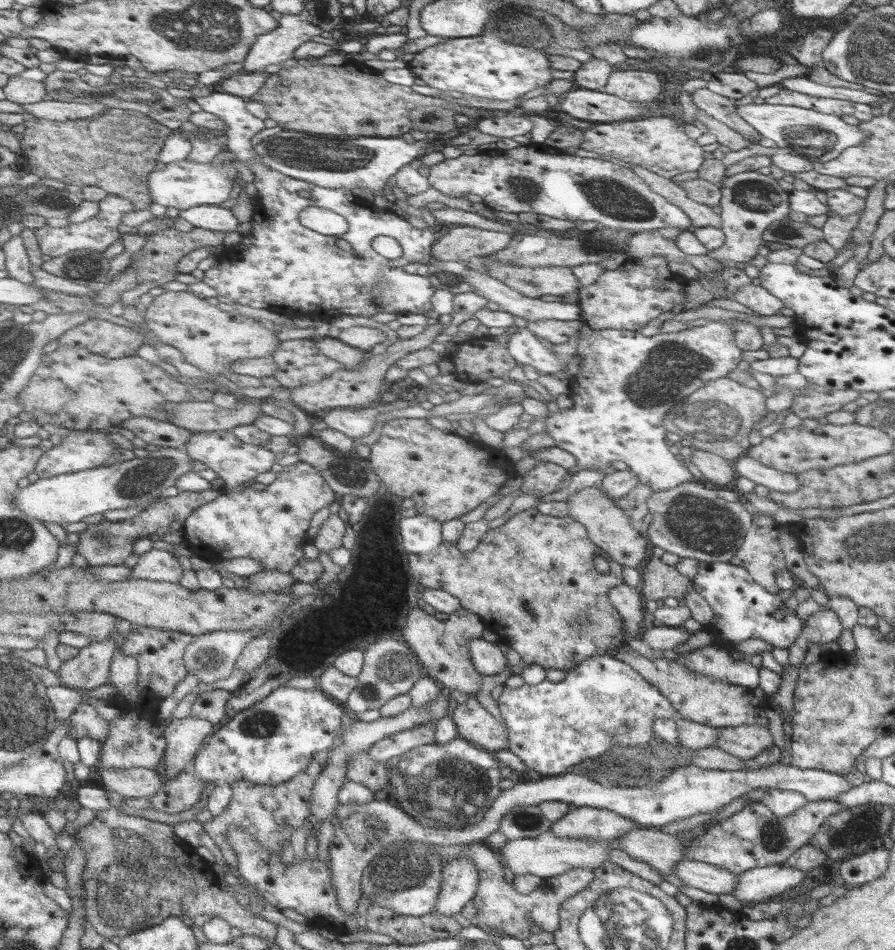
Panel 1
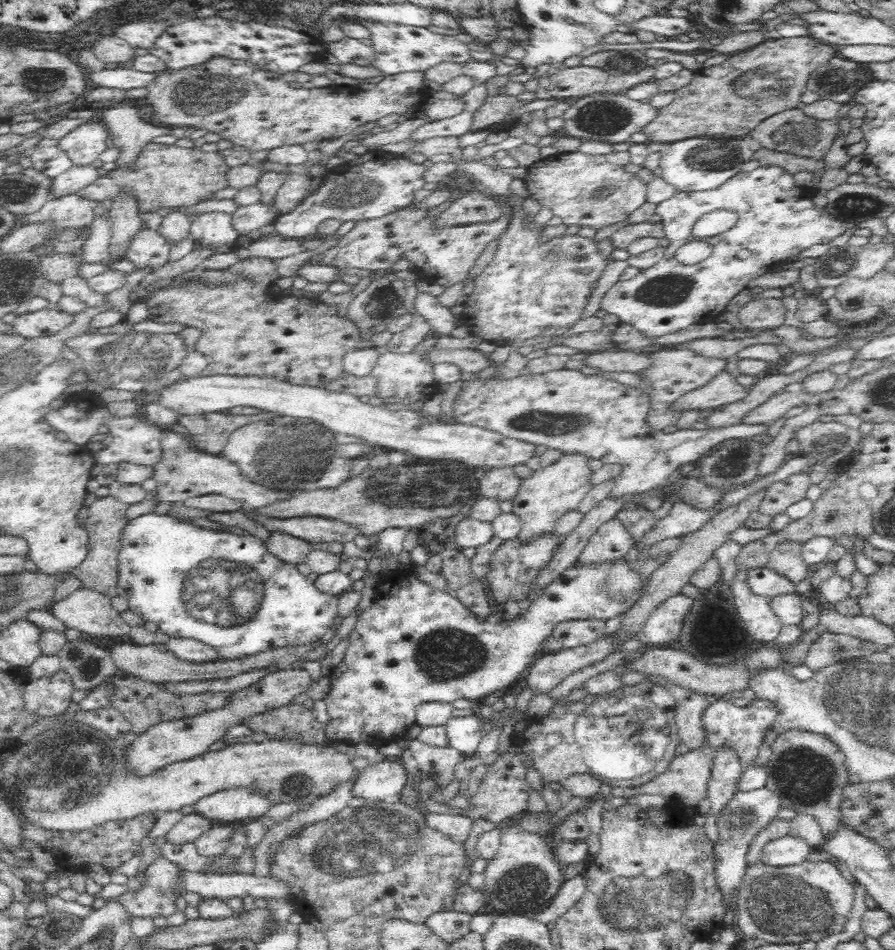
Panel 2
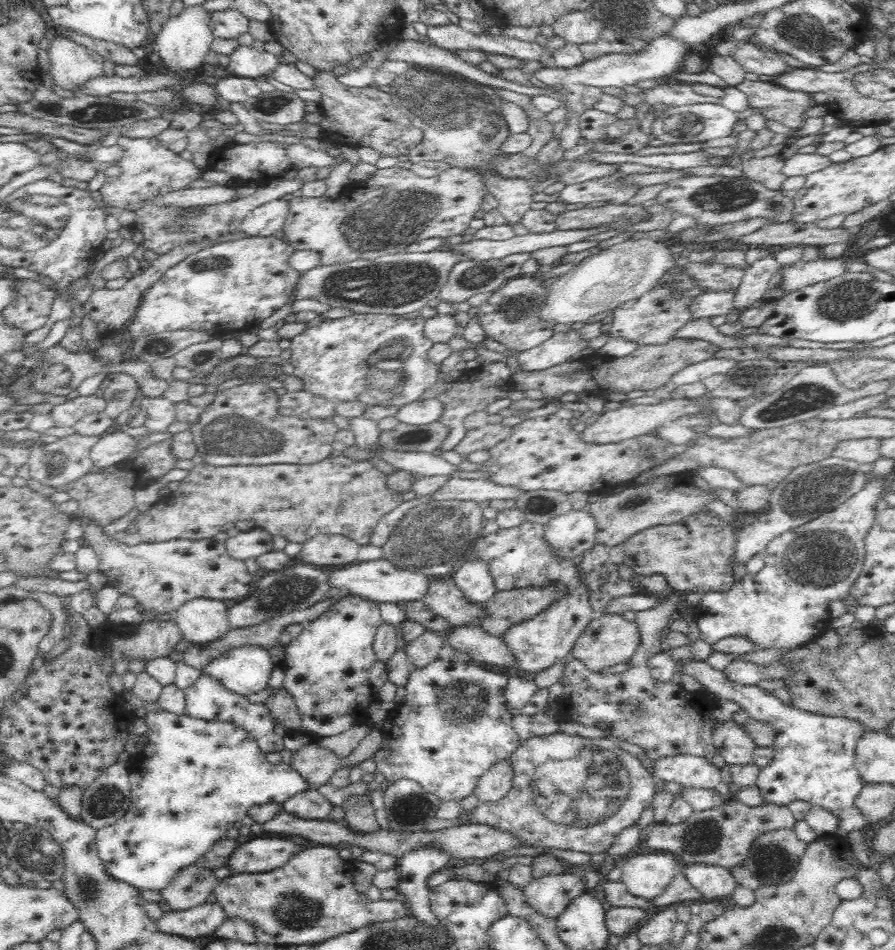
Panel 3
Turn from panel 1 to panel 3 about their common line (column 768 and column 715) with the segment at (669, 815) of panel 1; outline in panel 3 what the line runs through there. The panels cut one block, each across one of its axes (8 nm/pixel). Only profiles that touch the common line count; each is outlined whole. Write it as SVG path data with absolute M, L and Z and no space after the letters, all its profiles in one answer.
M680 754L660 758L652 763L653 777L664 782L702 790L715 789L721 783L721 770L698 756Z

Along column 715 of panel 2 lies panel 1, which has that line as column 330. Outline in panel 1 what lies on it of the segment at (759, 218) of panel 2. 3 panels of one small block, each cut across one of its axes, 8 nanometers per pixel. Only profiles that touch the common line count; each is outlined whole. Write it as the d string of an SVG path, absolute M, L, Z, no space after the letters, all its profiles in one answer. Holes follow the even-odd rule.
M214 91L206 97L192 98L200 104L203 112L217 115L220 120L226 122L226 129L223 133L227 135L228 151L235 154L235 159L240 160L244 165L252 170L255 178L253 183L259 194L259 201L255 204L253 216L250 220L252 234L250 237L244 237L242 242L230 248L228 257L228 248L224 250L226 262L215 264L210 270L206 270L204 280L213 289L218 290L219 296L228 296L230 300L252 306L256 309L270 309L274 306L282 308L295 309L303 318L310 316L314 321L320 318L328 322L330 318L337 315L350 315L357 317L369 318L374 314L393 313L393 314L421 314L433 310L431 298L435 292L434 286L428 279L419 275L410 275L402 270L402 267L410 262L420 262L428 265L432 261L433 244L438 239L438 235L432 231L432 228L418 229L414 227L410 220L398 216L398 212L387 209L379 209L369 200L355 196L354 192L348 188L322 188L304 180L296 180L290 176L284 176L282 172L274 172L266 168L264 164L258 162L258 154L254 152L251 144L251 137L258 134L264 128L264 121L254 117L247 109L247 99L243 99L222 91ZM299 190L307 190L310 198L299 196ZM308 206L326 208L343 216L348 224L348 232L345 232L341 240L351 244L351 252L345 252L339 248L337 238L334 236L323 236L310 228L304 228L299 219L302 209ZM378 236L398 240L403 254L397 261L388 261L385 257L379 256L371 246L371 241Z

